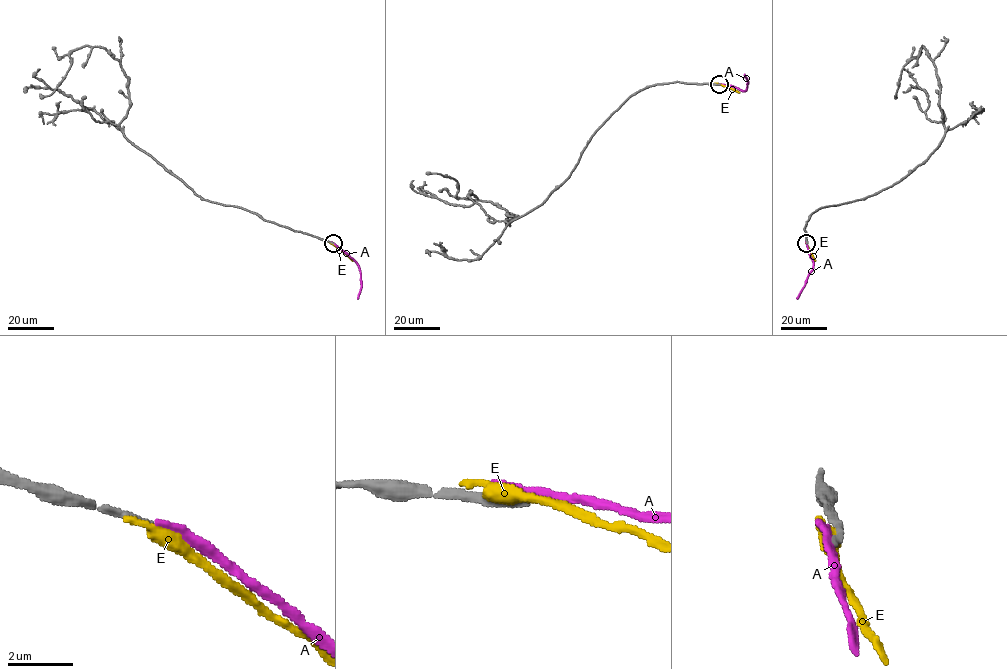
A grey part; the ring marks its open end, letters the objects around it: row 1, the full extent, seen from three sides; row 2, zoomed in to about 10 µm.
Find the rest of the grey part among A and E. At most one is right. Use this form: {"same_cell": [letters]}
{"same_cell": []}

